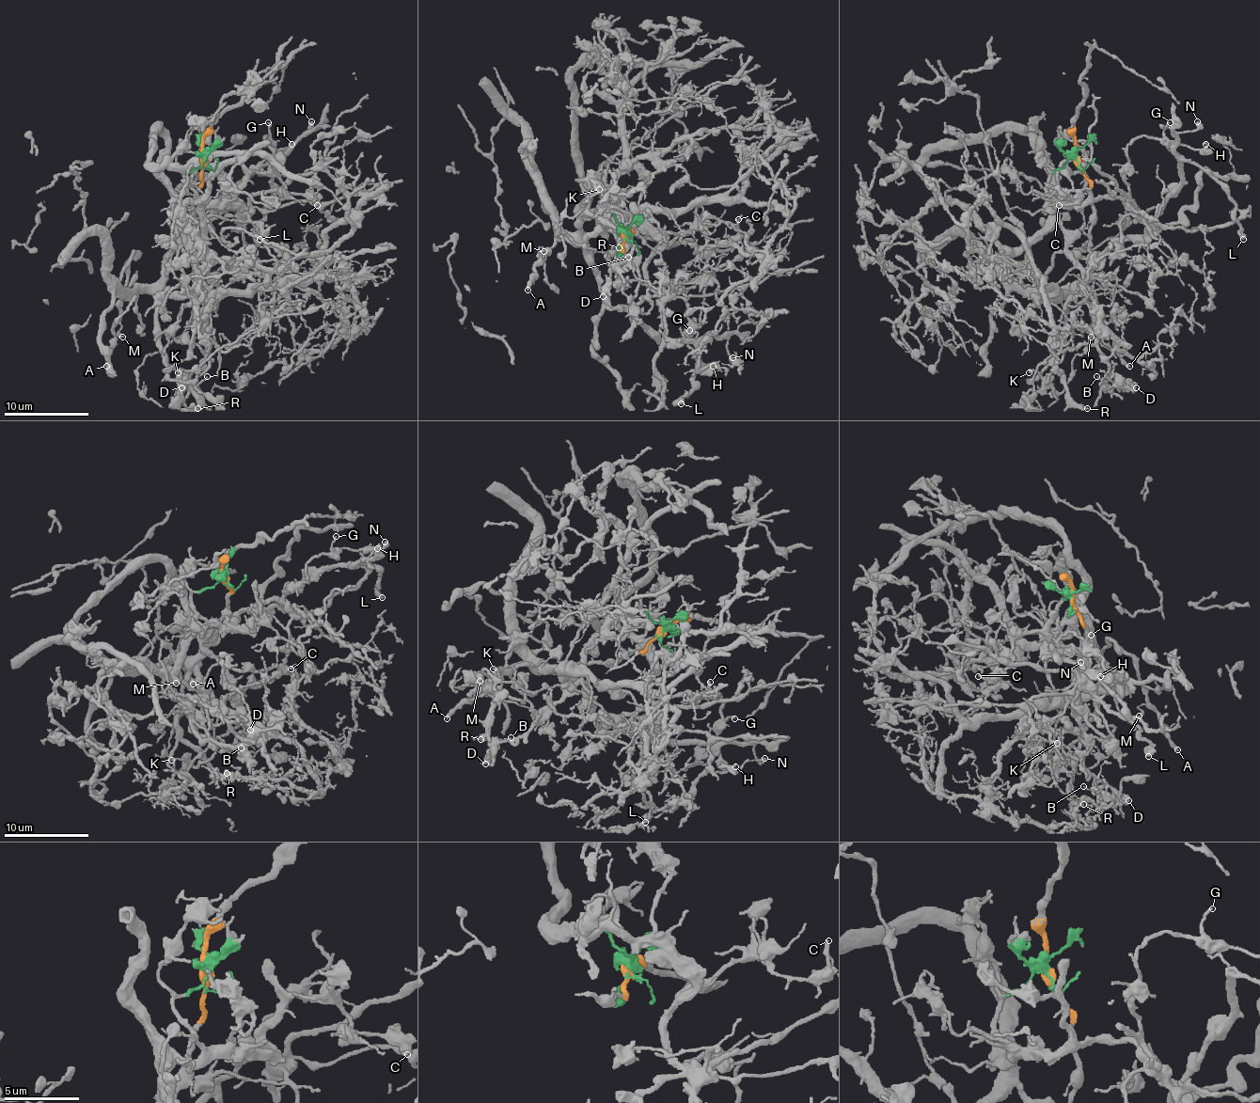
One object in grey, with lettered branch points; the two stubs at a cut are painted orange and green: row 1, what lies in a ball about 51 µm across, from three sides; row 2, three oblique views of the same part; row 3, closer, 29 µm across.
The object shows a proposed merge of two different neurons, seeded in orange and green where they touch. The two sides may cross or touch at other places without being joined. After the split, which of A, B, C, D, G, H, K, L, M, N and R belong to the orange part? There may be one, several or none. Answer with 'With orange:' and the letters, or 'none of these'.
With orange: A, L, M, N, R

